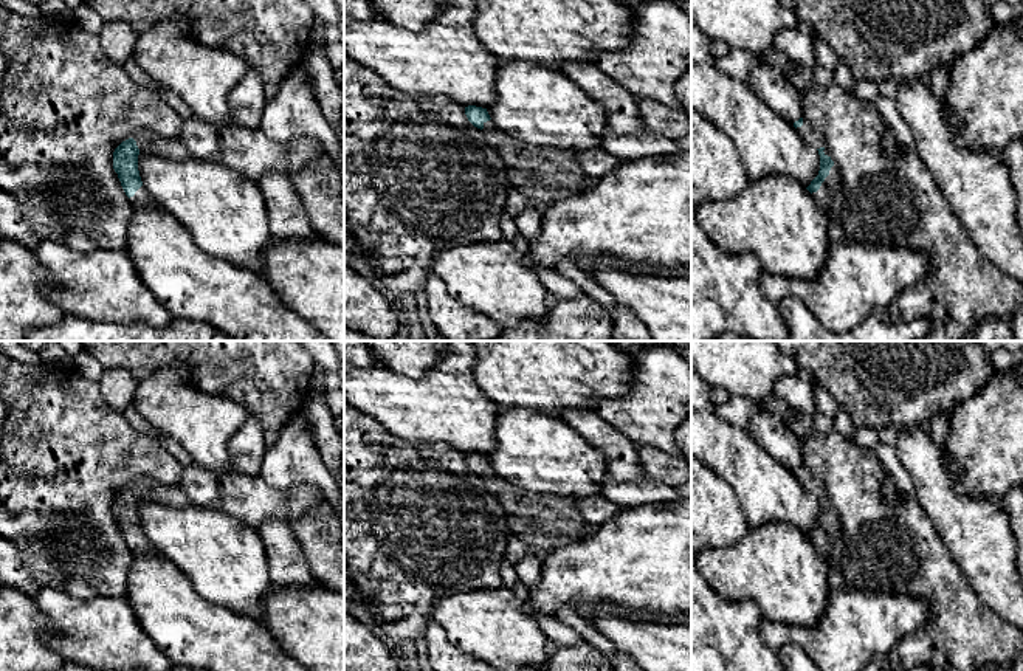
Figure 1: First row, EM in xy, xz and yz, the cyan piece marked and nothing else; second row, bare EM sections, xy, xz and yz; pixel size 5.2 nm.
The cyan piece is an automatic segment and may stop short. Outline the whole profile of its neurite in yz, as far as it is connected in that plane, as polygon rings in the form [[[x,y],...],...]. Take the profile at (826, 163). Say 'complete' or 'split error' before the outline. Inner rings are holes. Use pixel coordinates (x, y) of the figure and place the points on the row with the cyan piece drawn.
split error | [[[826,147],[817,149],[820,155],[820,170],[818,175],[806,188],[817,206],[828,212],[831,205],[831,191],[839,186],[839,169],[831,160],[829,150]]]

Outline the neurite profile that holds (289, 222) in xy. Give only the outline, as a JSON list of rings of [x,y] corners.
[[[265,174],[257,184],[265,198],[273,237],[281,242],[304,242],[319,237],[287,175]]]

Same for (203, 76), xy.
[[[172,15],[144,31],[133,48],[133,59],[155,82],[174,90],[194,116],[214,126],[231,122],[229,91],[250,67],[236,54],[198,43],[189,33],[188,15]]]

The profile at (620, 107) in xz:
[[[563,62],[561,70],[592,101],[598,102],[603,107],[608,129],[611,132],[634,135],[645,130],[639,115],[639,99],[622,84],[609,79],[595,64]]]

